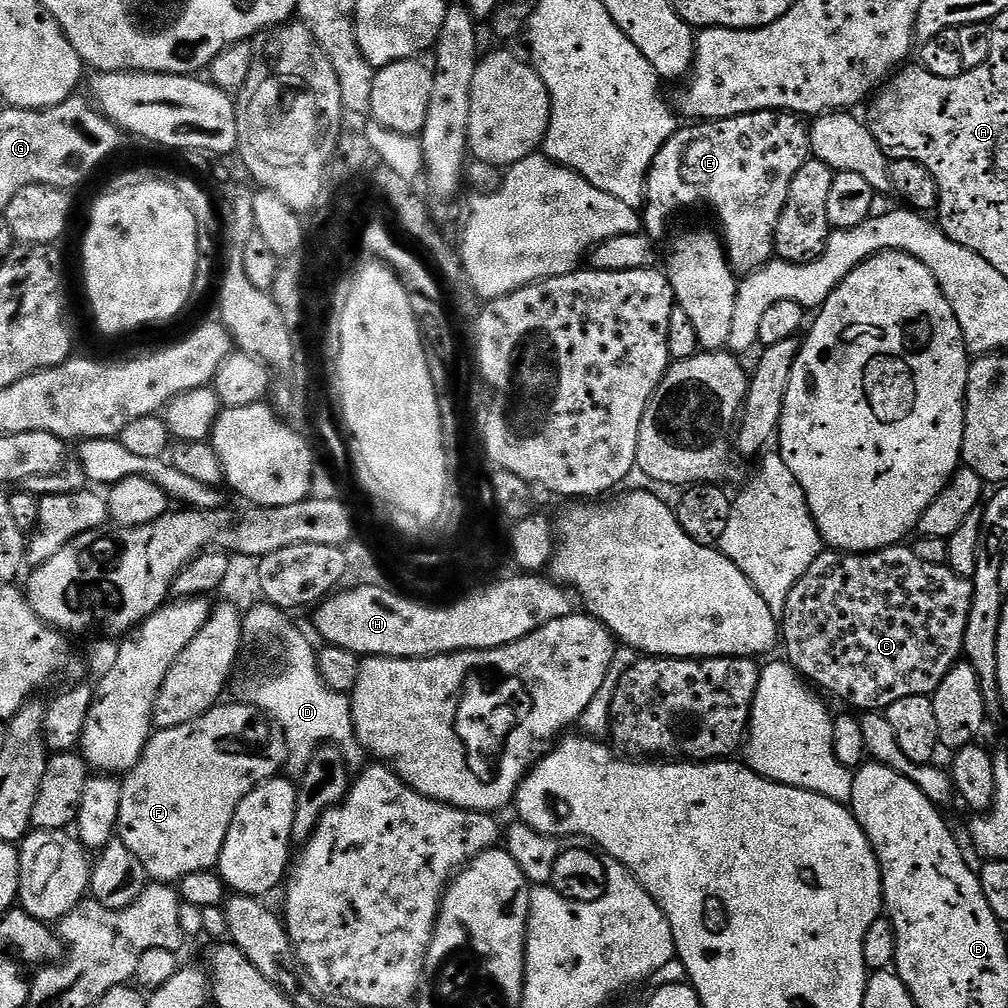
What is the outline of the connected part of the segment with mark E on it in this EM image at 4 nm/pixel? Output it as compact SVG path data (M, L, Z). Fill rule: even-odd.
M783 110L747 112L725 120L677 127L662 150L658 150L658 158L654 158L648 171L643 231L660 242L668 232L671 216L678 215L683 208L705 204L720 223L718 232L732 271L747 274L758 270L773 259L778 218L782 218L790 182L794 182L794 174L810 158L808 130L809 125L797 113Z

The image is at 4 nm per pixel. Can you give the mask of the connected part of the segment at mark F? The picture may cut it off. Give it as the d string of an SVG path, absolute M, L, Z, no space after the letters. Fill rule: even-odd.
M221 702L206 714L182 726L153 731L140 760L122 780L122 806L118 806L116 836L142 862L149 881L175 885L186 874L219 865L226 830L234 822L238 802L285 767L288 747L282 730L250 704Z

